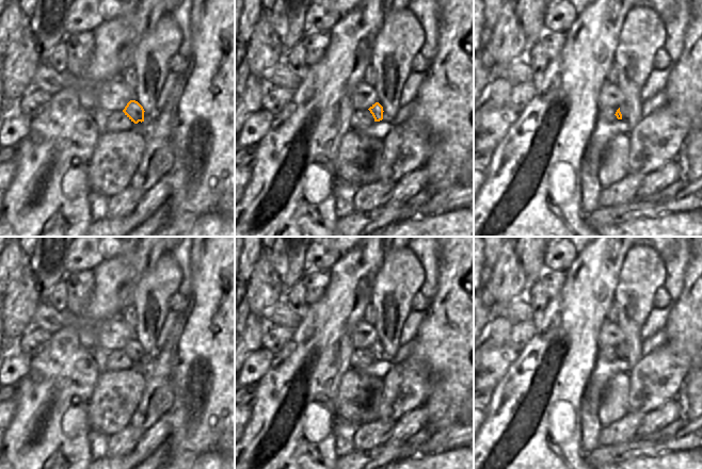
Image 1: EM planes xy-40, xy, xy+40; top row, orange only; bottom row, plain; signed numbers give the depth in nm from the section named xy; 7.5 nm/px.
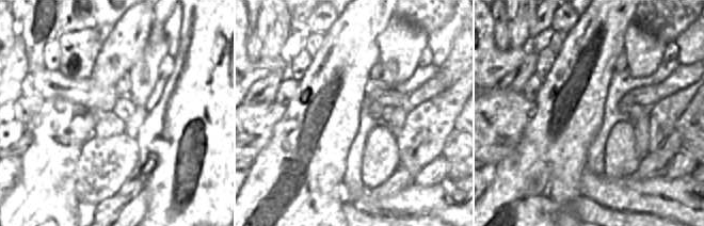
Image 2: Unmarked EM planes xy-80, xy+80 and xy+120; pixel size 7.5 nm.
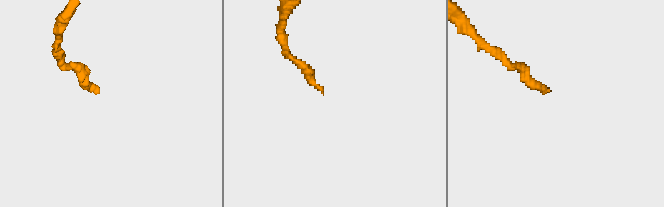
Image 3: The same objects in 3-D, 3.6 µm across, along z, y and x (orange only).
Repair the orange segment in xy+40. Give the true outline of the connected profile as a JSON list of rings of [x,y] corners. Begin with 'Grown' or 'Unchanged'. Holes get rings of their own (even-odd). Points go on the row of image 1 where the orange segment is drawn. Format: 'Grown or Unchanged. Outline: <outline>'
Grown. Outline: [[[641,98],[637,99],[635,112],[631,116],[628,115],[628,108],[625,104],[621,106],[615,115],[618,119],[625,122],[629,128],[634,128],[641,120]]]

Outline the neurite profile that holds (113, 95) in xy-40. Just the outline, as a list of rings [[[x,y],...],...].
[[[44,61],[33,74],[31,87],[43,90],[53,96],[58,92],[70,87],[78,93],[80,103],[85,109],[96,107],[107,111],[123,111],[133,100],[133,87],[121,80],[121,77],[94,83],[85,77],[75,77],[68,72],[60,72]]]

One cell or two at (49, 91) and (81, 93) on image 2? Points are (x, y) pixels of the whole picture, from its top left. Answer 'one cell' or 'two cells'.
one cell

